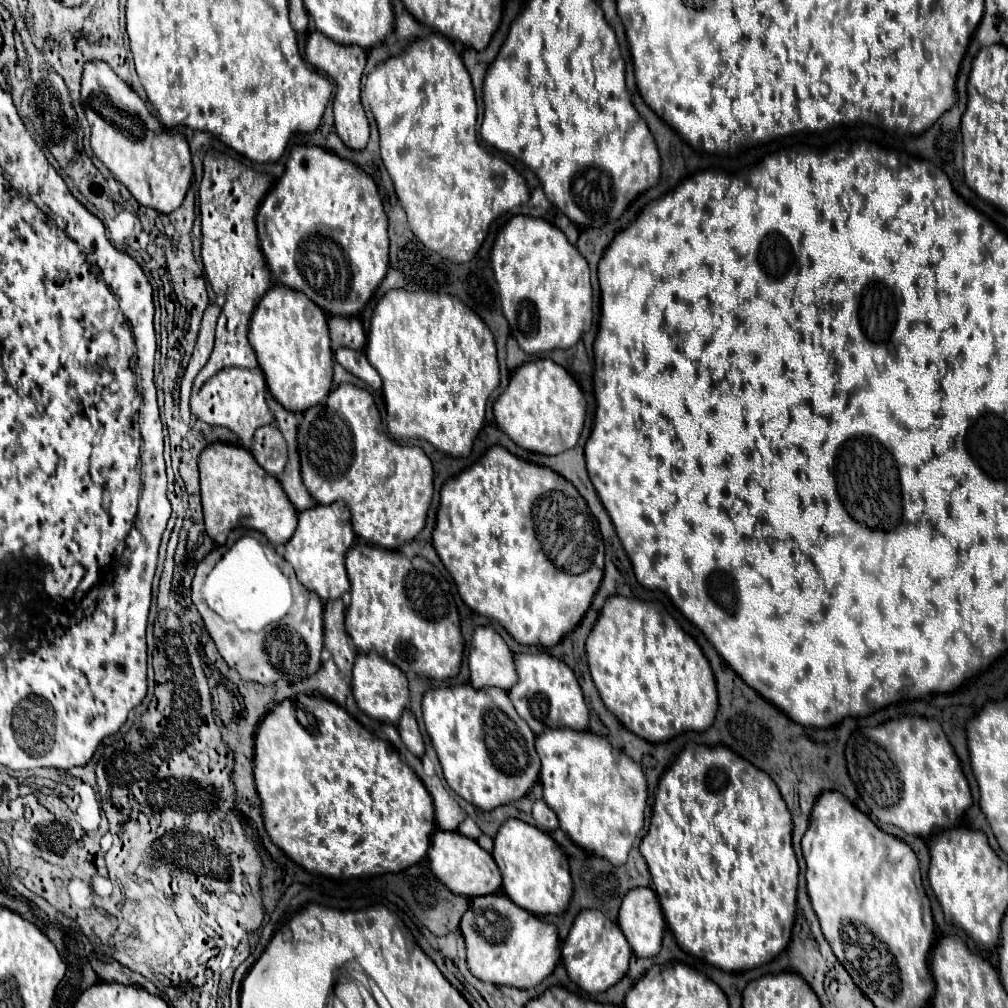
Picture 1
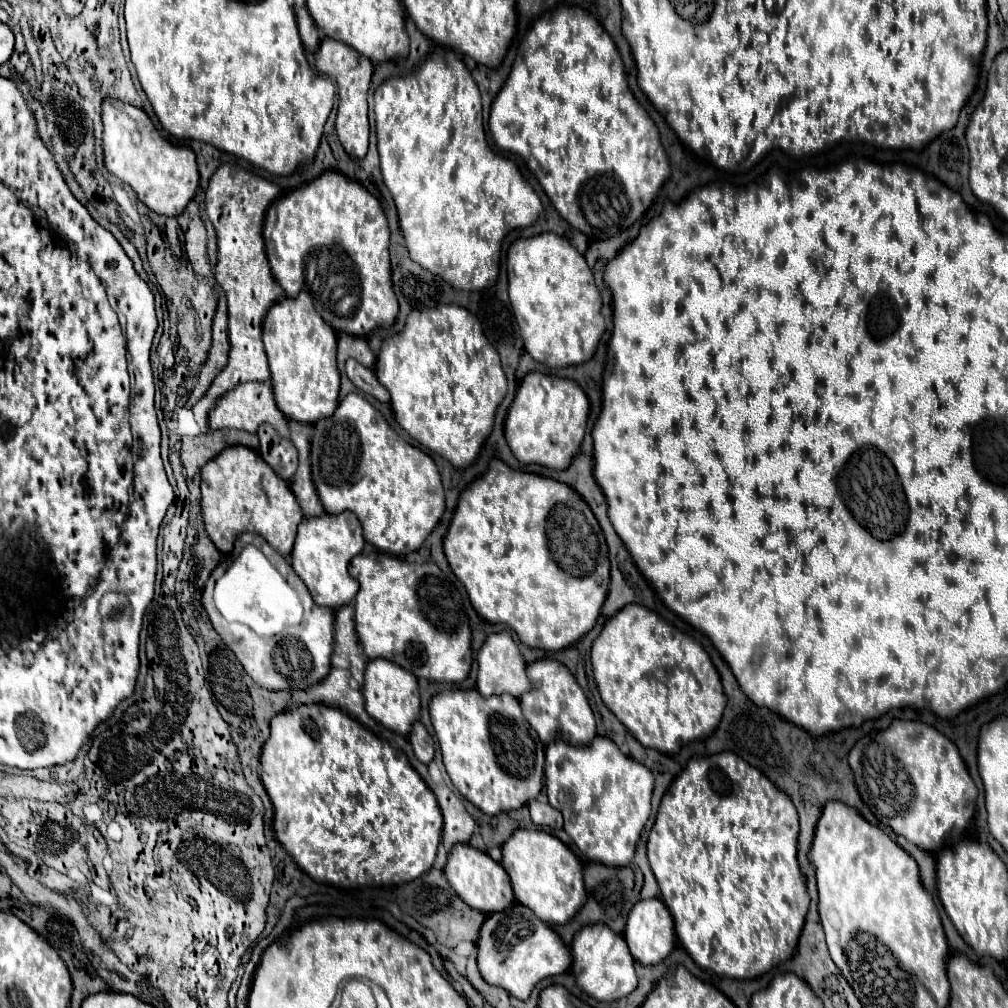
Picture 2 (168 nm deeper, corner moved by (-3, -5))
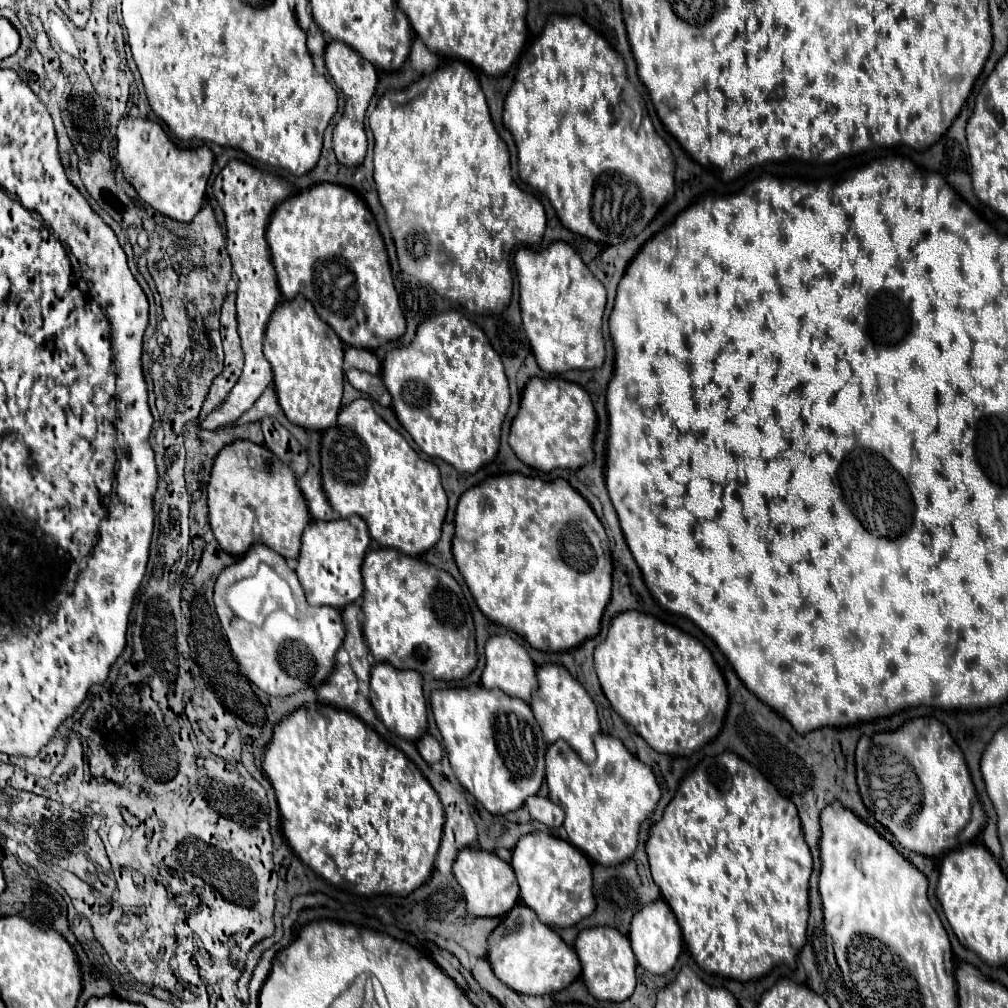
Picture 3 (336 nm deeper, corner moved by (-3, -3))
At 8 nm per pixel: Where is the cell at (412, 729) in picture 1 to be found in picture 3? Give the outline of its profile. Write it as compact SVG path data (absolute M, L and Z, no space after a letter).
M425 733L425 735L423 735L415 745L417 745L421 757L423 757L429 765L441 761L441 757L443 757L443 749L441 749L441 745L437 743L437 739L431 737L429 733Z

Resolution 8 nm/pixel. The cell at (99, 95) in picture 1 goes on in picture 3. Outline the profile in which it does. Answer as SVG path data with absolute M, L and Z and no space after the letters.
M125 117L117 127L117 161L125 179L135 187L139 197L165 217L189 223L199 213L213 169L213 153L209 147L179 149L159 123Z

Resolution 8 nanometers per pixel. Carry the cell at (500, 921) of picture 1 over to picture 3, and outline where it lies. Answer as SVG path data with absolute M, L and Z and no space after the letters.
M517 903L489 937L487 955L495 975L521 995L551 995L569 987L581 975L579 957L551 927L541 923L533 909Z

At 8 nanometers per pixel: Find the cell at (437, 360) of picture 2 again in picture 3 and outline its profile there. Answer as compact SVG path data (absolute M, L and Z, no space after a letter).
M447 311L423 321L411 345L387 353L381 377L393 397L393 411L399 423L409 431L423 453L439 457L463 473L475 473L481 465L495 459L501 425L509 409L509 385L499 355L491 343L487 343L483 331L463 313Z

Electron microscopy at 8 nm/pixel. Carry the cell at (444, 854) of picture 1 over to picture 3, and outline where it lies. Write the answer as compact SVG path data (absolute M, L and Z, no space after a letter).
M465 847L463 851L459 851L459 857L453 865L453 873L455 873L457 883L463 887L469 915L475 915L475 917L503 917L519 901L517 877L511 869L511 865L505 863L503 859L499 859L495 853Z

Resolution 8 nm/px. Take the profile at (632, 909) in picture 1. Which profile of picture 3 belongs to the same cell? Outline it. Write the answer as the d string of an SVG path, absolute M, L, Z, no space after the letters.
M663 899L649 903L647 907L643 907L643 911L639 911L639 915L635 915L635 919L631 921L629 941L631 941L633 953L637 957L637 963L653 975L663 975L663 973L671 971L673 965L677 963L677 957L683 947L681 927L679 927L671 907L667 907L667 903Z

